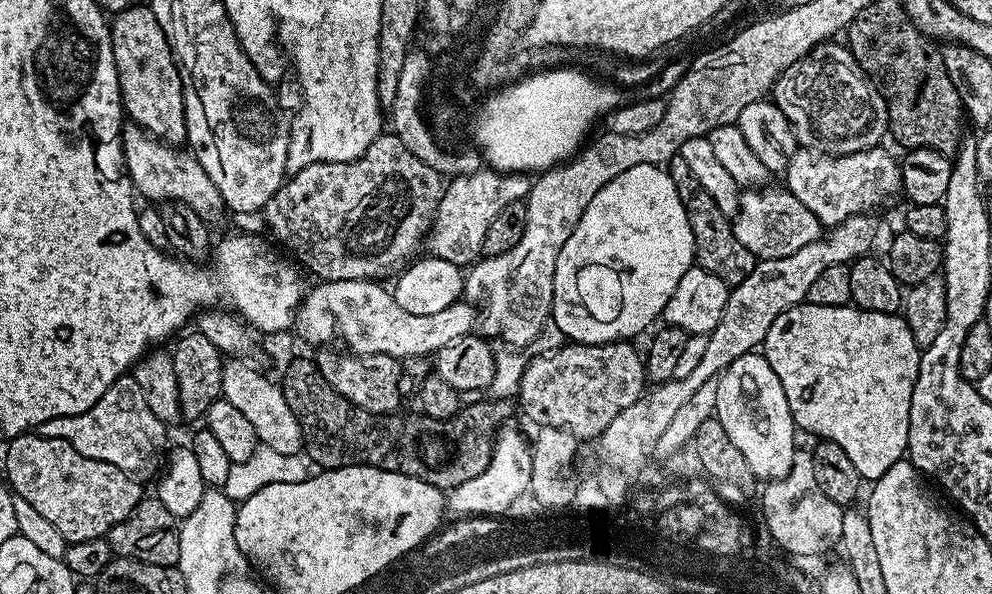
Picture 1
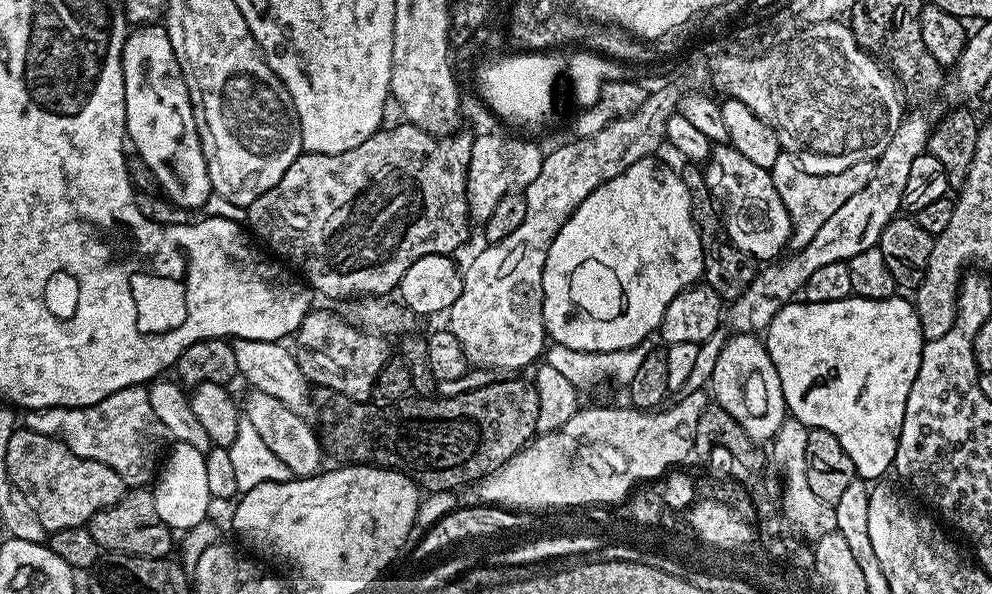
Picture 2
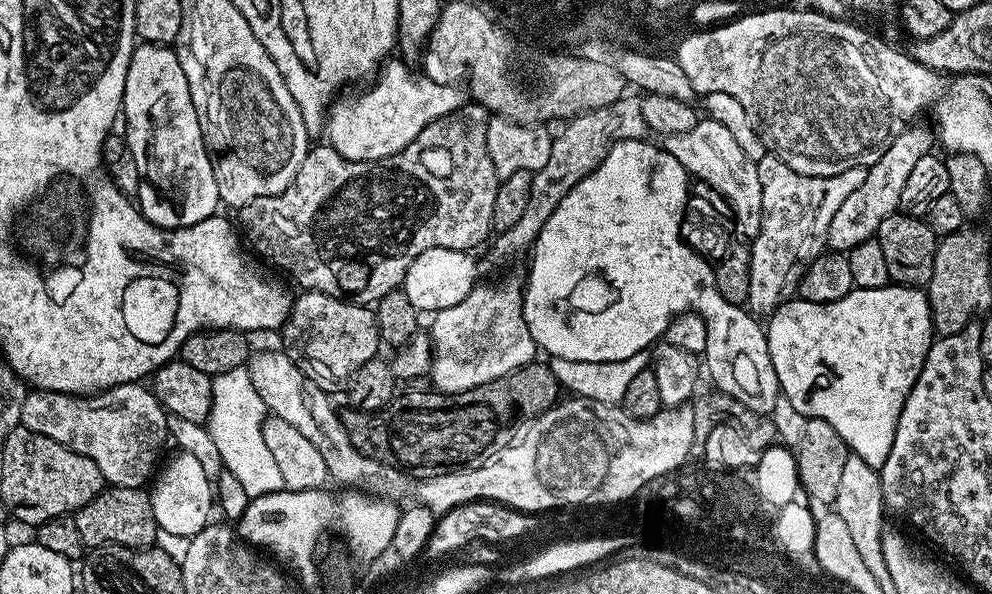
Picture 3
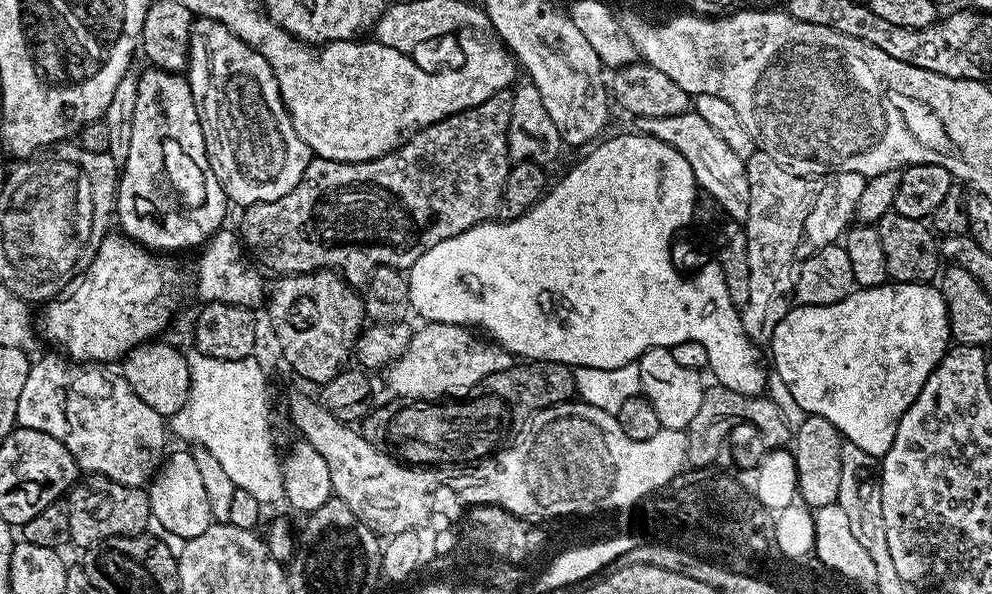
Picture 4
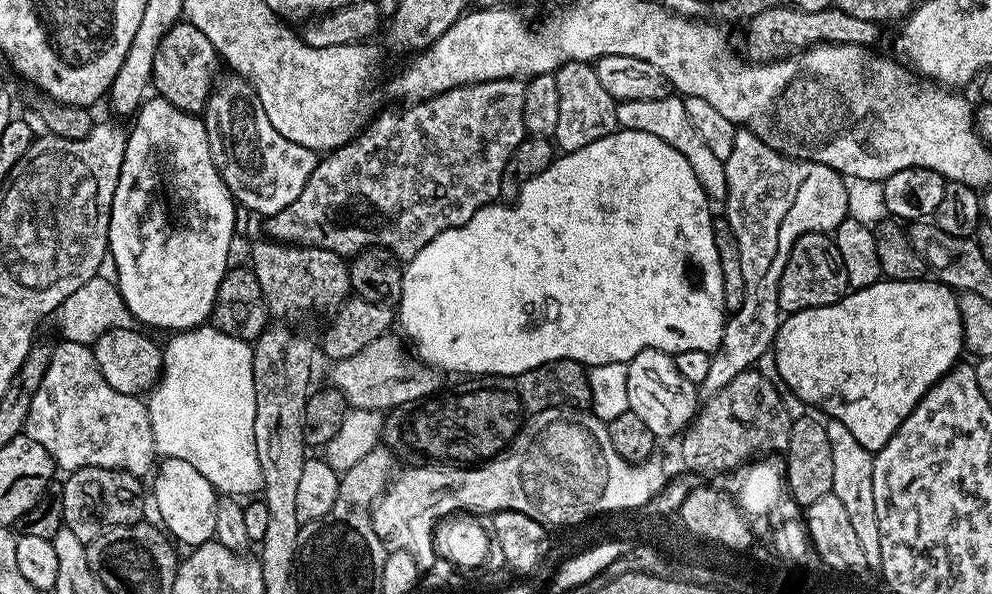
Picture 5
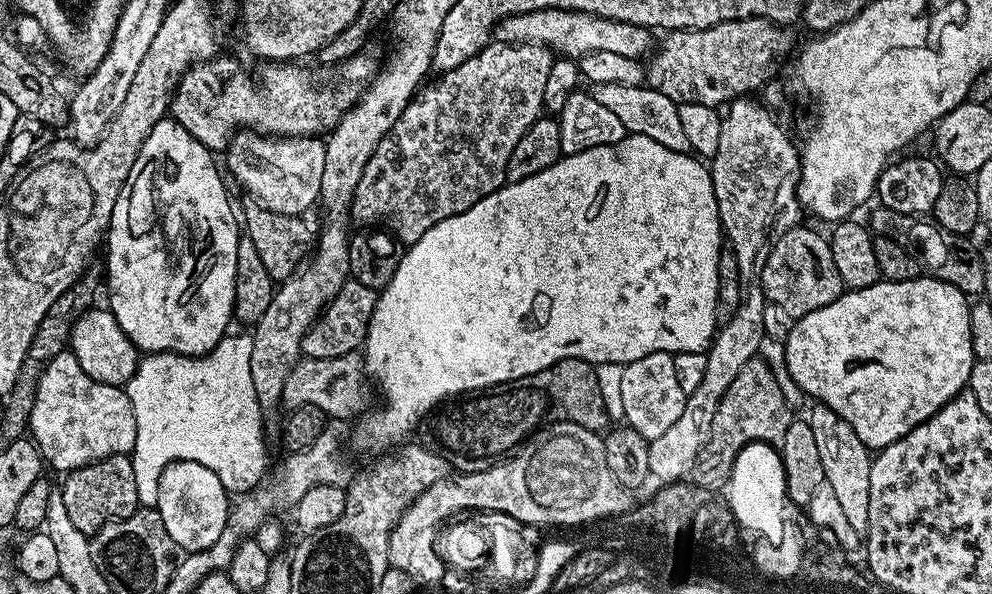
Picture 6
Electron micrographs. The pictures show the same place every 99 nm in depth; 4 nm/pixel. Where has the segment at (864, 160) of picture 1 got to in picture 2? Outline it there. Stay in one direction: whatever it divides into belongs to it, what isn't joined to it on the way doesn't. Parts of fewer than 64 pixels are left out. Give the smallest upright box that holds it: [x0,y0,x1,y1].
[770,150,875,249]

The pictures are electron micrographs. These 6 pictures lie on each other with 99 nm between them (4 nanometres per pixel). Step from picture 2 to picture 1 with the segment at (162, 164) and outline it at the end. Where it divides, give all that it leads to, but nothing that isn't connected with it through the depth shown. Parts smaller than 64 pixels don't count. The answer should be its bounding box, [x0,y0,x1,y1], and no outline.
[110,3,188,145]

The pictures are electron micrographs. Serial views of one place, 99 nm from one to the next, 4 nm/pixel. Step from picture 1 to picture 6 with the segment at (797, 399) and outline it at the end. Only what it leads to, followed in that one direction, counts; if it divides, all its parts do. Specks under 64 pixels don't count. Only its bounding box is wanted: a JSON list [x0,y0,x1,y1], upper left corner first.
[784,274,974,450]

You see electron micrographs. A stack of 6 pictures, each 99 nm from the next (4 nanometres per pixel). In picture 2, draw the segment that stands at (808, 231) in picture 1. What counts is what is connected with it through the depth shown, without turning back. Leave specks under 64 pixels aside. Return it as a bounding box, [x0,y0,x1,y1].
[704,143,793,262]

